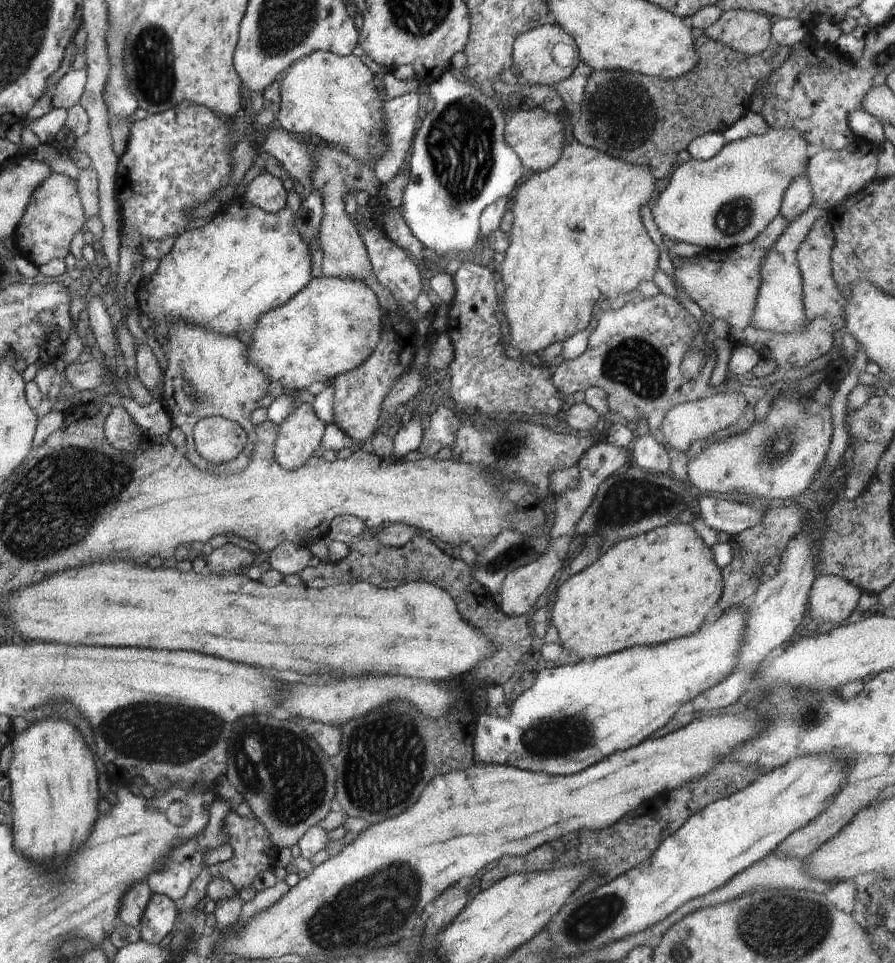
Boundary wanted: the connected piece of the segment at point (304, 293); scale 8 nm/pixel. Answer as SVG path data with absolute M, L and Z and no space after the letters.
M320 276L312 279L284 306L262 315L252 335L251 346L246 346L247 357L271 382L276 380L287 392L307 389L312 382L326 383L336 375L358 368L373 352L383 331L382 307L374 291L361 280L350 277Z

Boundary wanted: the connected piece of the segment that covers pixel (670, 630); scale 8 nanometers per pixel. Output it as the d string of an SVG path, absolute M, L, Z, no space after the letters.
M684 522L680 524L668 524L665 527L656 527L654 530L645 532L644 534L622 540L616 545L612 546L604 555L600 555L598 560L595 560L588 568L582 569L575 575L571 575L562 586L558 589L554 608L552 608L550 620L551 624L558 631L559 639L563 648L570 652L576 652L580 661L587 660L586 656L606 656L618 650L626 650L630 646L652 646L652 644L662 644L662 642L670 642L674 638L680 636L690 636L697 633L704 624L704 618L714 614L716 604L718 604L723 595L724 580L721 568L715 563L713 549L706 546L698 533L696 533L692 522Z

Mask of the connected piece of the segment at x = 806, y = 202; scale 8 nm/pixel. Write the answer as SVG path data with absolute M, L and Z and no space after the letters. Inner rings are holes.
M804 174L802 177L794 179L786 189L779 215L791 223L810 210L813 203L813 192L809 180Z

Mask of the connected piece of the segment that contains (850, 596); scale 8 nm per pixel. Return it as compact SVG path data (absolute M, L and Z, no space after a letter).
M834 575L816 576L809 592L809 599L807 600L806 617L808 622L814 620L814 622L818 622L818 625L830 626L831 624L838 624L838 622L846 620L856 610L861 594L862 590L854 587L850 581L845 581Z

